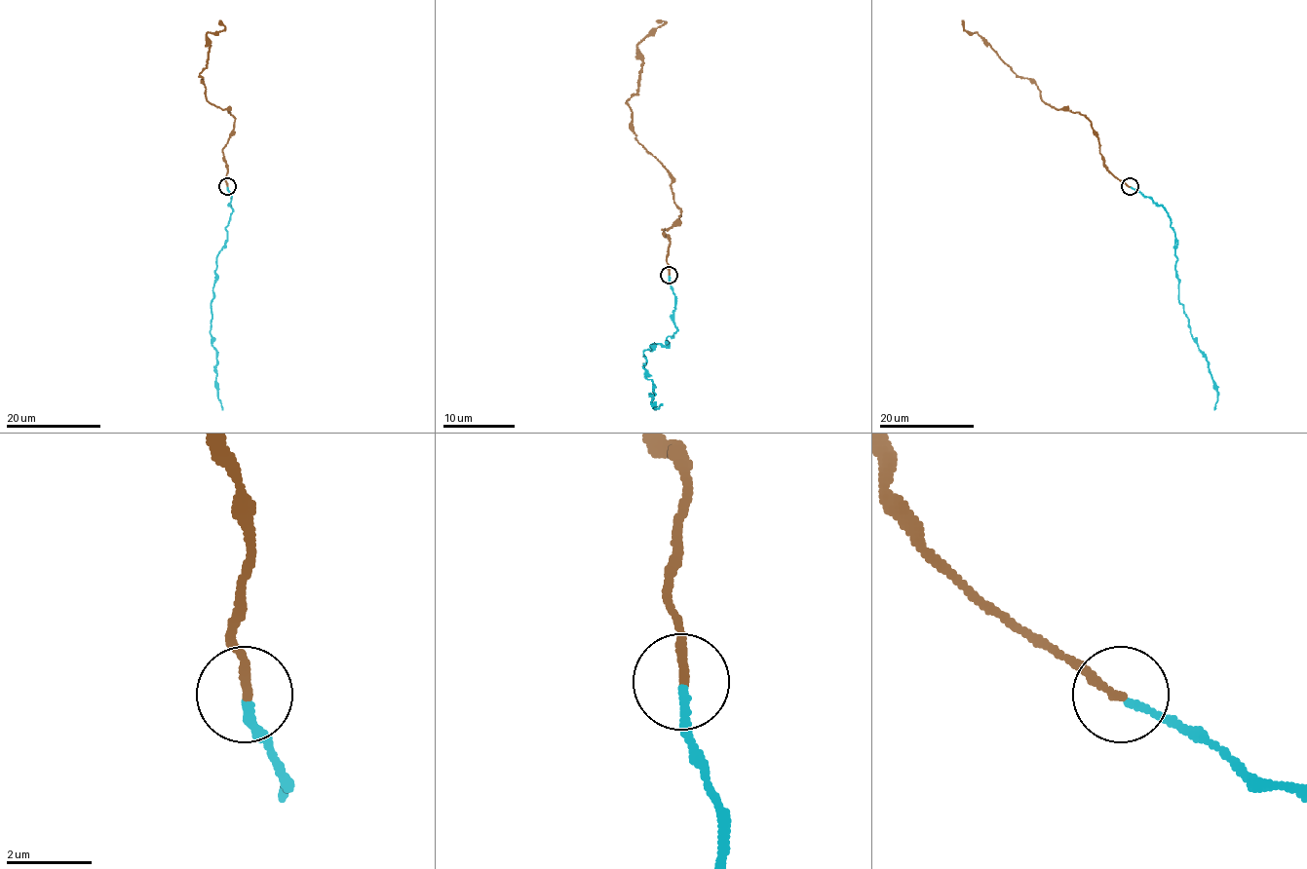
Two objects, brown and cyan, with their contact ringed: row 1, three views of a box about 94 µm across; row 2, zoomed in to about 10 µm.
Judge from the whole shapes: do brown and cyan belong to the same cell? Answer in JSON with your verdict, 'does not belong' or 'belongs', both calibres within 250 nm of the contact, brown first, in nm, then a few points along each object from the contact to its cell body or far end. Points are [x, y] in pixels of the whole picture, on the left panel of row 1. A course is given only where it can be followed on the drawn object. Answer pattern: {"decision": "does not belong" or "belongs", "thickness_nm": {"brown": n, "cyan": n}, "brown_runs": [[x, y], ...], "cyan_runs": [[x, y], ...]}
{"decision": "belongs", "thickness_nm": {"brown": 200, "cyan": 170}, "brown_runs": [[227, 187], [222, 148], [234, 119], [206, 97], [200, 74], [207, 63], [207, 34], [224, 28], [220, 19]], "cyan_runs": [[227, 187], [232, 209], [226, 228], [227, 242], [216, 258], [211, 304], [216, 388], [222, 409]]}

